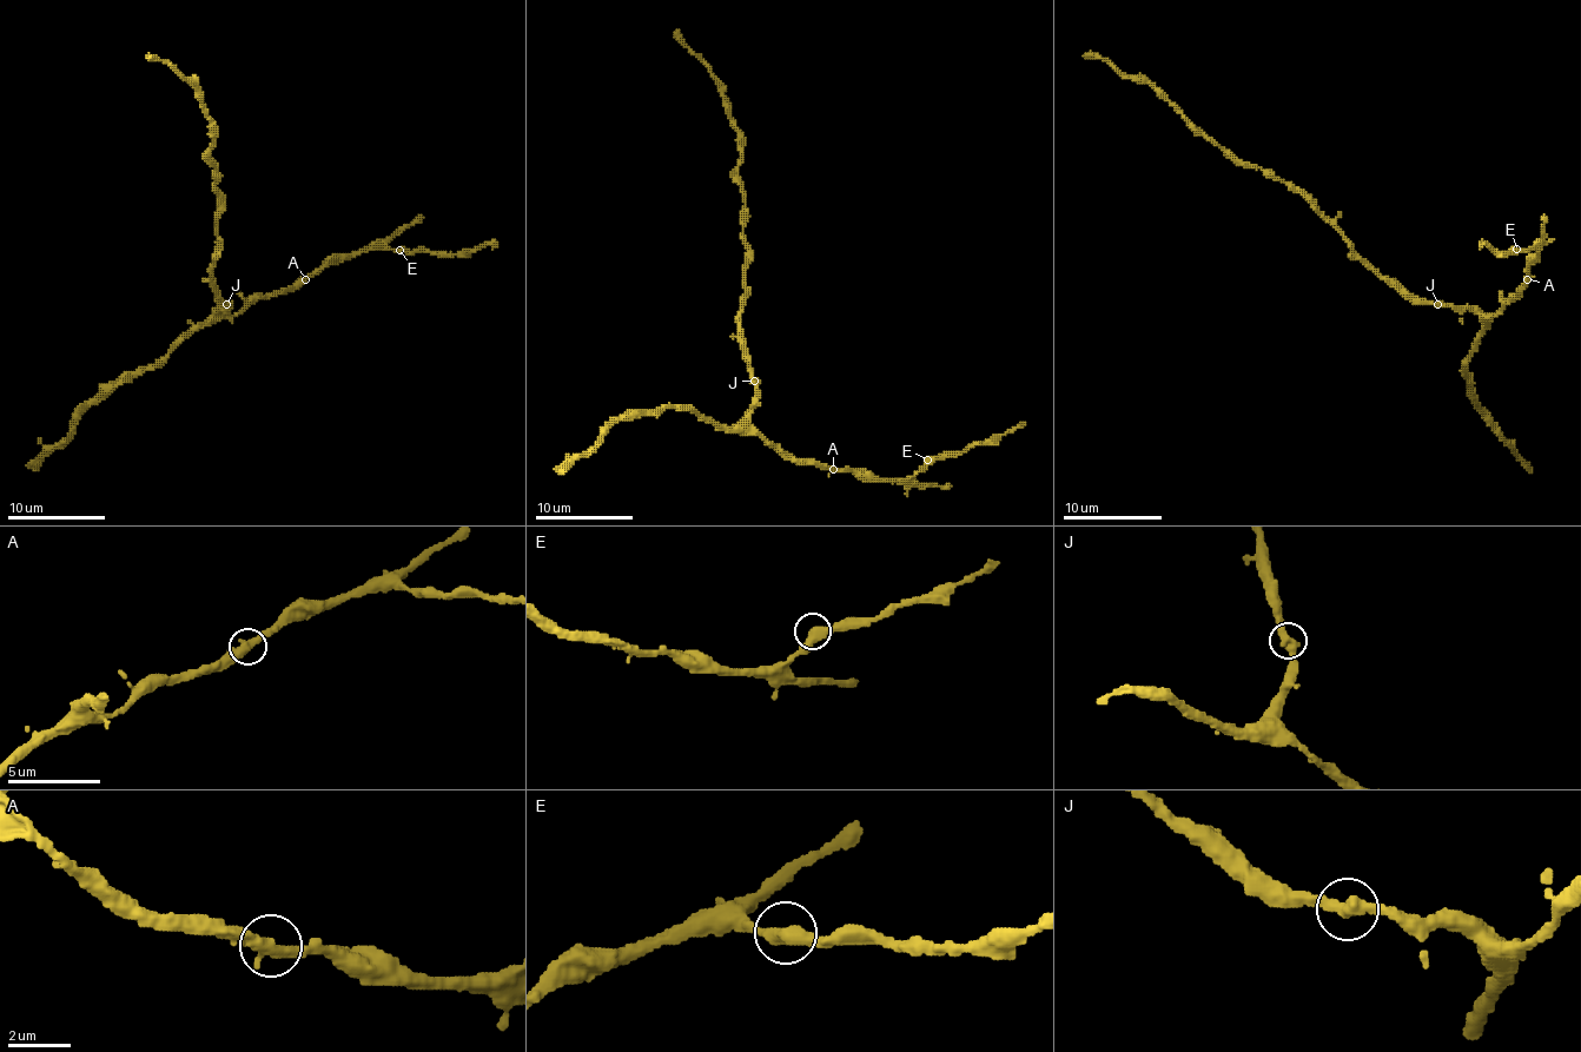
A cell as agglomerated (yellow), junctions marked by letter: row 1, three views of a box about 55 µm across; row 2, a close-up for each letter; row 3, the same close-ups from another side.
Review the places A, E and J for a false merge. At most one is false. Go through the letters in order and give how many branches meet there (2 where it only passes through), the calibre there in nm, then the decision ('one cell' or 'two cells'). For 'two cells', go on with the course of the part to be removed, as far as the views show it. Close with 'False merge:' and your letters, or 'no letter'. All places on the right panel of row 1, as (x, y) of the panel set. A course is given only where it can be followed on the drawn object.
A: 2 branches meet; 400 nm thick; one cell
E: 2 branches meet; 400 nm thick; one cell
J: 2 branches meet; 400 nm thick; one cell
False merge: no letter

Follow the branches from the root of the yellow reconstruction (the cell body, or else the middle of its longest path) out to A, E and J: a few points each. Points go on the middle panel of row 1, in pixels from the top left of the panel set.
A: (745, 344), (745, 356), (755, 378), (751, 422), (769, 442), (796, 460), (809, 460), (833, 469)
E: (745, 344), (755, 378), (751, 422), (785, 451), (873, 478), (910, 478), (927, 460)
J: (745, 344), (745, 356), (755, 381)

